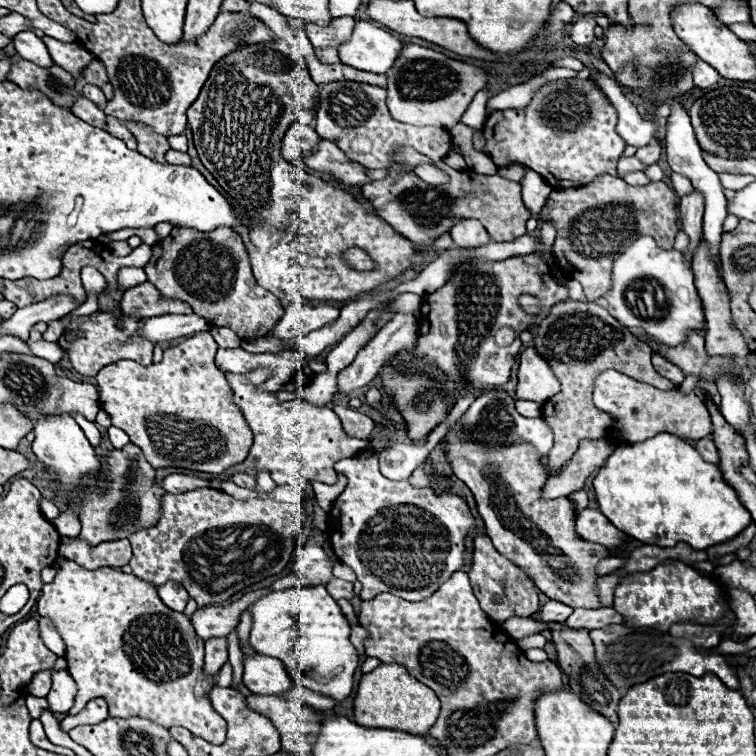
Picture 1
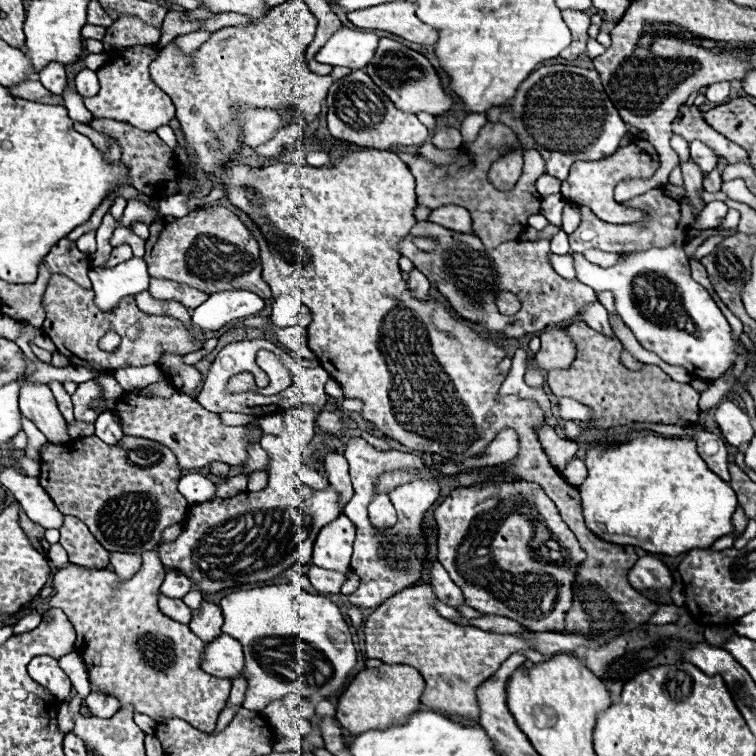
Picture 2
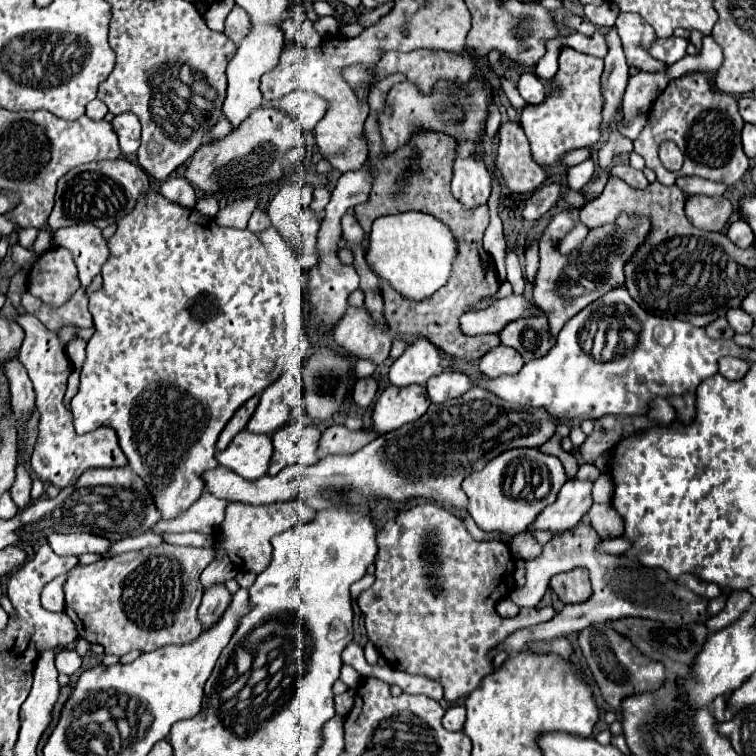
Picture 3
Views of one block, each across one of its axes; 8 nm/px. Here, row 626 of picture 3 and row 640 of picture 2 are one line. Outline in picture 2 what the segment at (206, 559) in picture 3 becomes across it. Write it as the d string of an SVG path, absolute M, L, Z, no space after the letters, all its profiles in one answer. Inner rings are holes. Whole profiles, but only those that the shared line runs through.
M158 548L144 552L142 570L122 586L118 586L118 576L114 572L88 570L82 566L68 564L68 568L58 570L54 574L54 596L48 604L54 608L62 608L74 624L74 630L78 634L74 648L88 666L90 684L94 688L116 696L122 706L134 704L134 712L146 714L150 718L182 718L200 732L210 734L216 728L220 712L226 708L232 680L216 678L202 672L200 656L204 650L204 642L196 634L192 634L186 624L168 618L158 610L156 602L166 570L160 564L160 556L156 556L156 552Z

